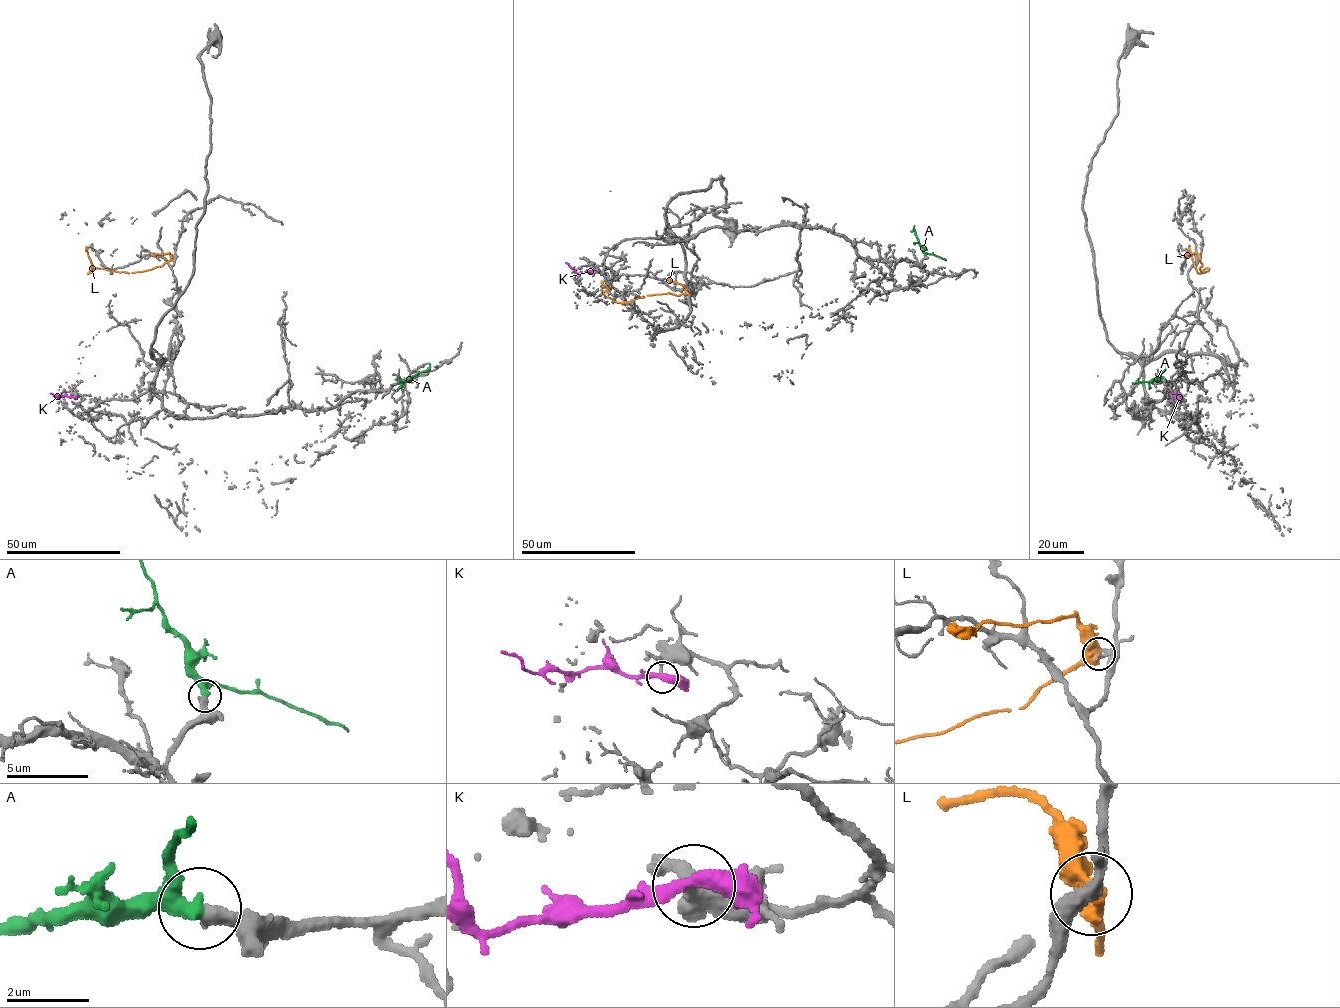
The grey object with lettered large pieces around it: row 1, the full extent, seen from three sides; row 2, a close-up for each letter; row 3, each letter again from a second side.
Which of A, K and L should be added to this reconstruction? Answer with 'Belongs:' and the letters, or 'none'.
Belongs: A

